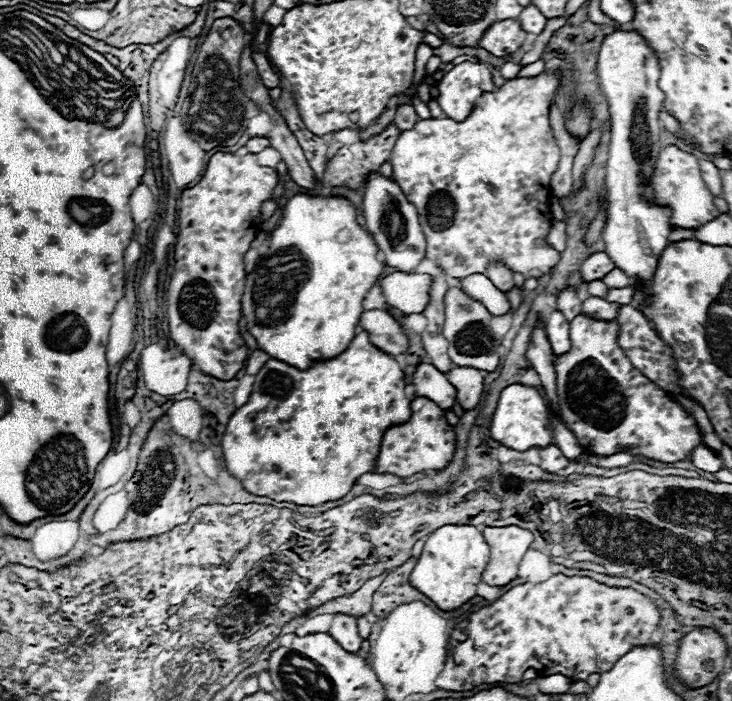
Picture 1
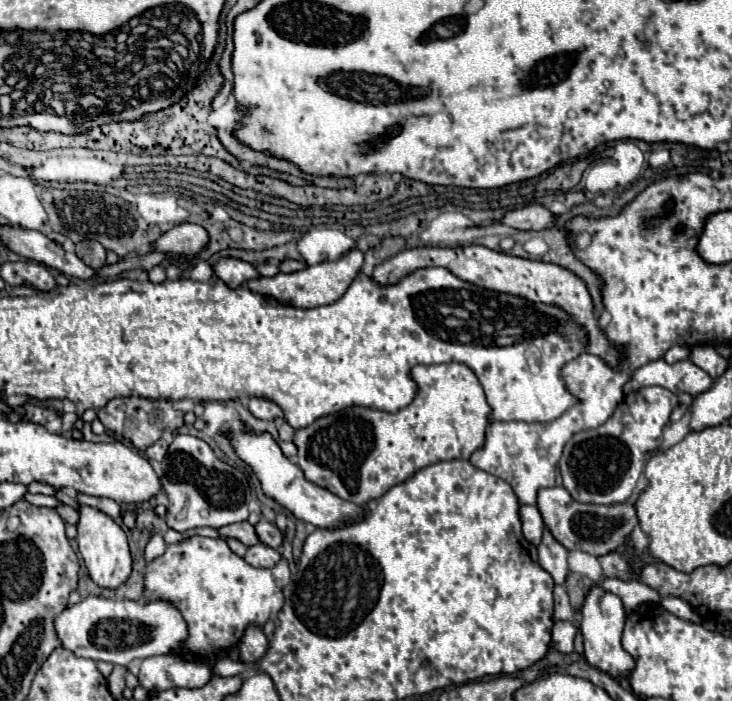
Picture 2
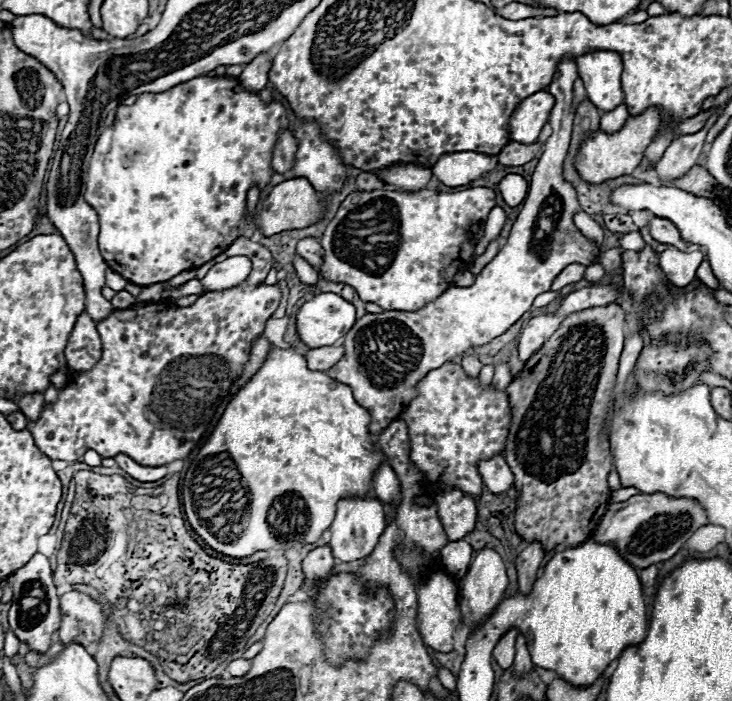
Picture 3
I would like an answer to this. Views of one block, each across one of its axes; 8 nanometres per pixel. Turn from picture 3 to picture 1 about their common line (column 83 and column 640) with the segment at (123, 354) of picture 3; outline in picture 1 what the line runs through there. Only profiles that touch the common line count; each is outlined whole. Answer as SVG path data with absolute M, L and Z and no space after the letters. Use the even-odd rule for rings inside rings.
M580 314L570 322L572 352L556 358L556 390L566 428L574 434L578 444L588 454L612 456L616 452L630 452L634 456L644 456L648 460L664 464L684 460L694 446L702 444L702 436L694 418L688 416L680 404L670 400L664 390L660 390L630 364L628 356L624 356L622 348L618 346L616 336L618 324L614 320L596 320Z

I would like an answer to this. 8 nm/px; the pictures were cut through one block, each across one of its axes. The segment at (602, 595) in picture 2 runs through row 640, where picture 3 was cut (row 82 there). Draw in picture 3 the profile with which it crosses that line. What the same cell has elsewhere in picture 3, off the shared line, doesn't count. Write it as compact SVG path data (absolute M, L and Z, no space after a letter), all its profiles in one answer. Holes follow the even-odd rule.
M596 50L576 58L578 74L586 86L588 100L600 110L610 112L624 102L624 92L620 86L622 60L618 52Z

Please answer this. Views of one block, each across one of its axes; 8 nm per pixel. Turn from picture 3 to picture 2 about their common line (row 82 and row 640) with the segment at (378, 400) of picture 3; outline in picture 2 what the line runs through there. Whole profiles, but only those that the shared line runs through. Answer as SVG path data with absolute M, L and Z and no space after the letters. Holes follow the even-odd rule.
M554 622L552 626L552 648L558 652L572 652L574 650L574 636L576 628L572 622Z

